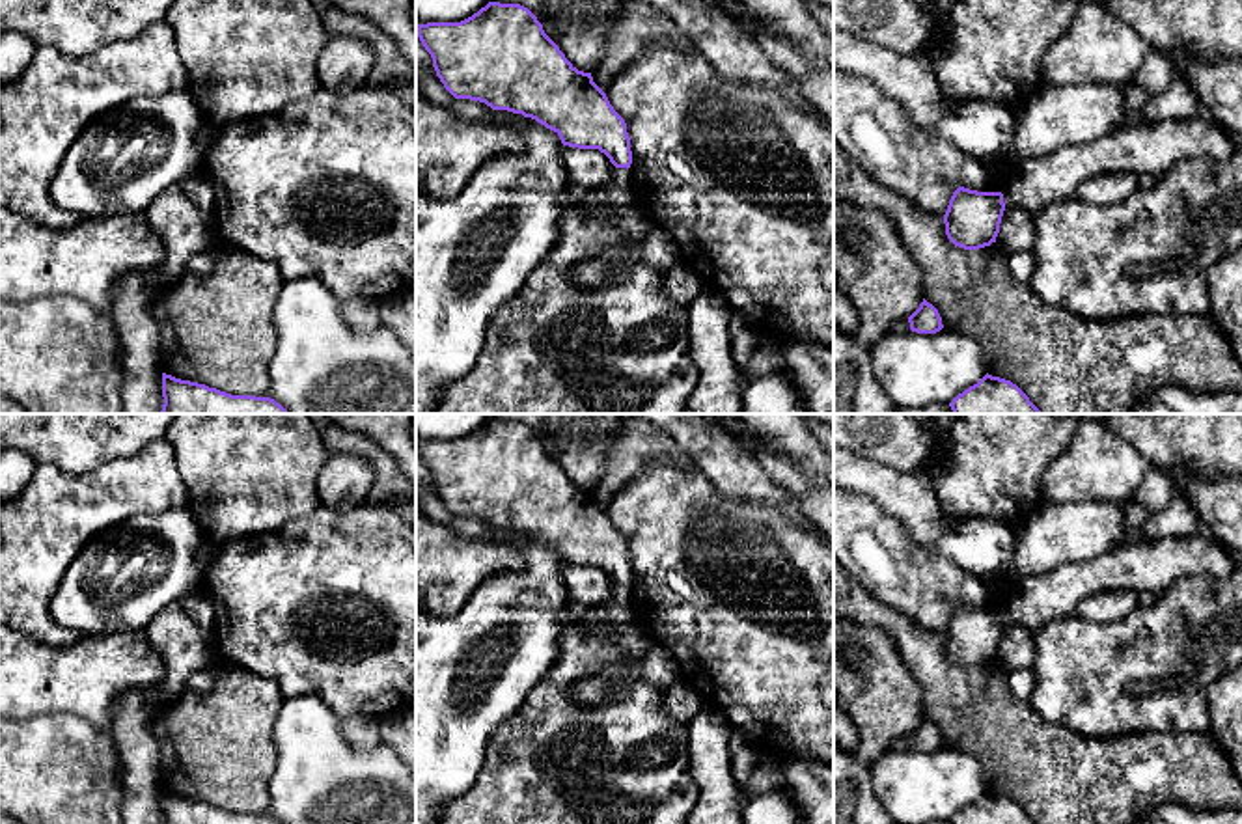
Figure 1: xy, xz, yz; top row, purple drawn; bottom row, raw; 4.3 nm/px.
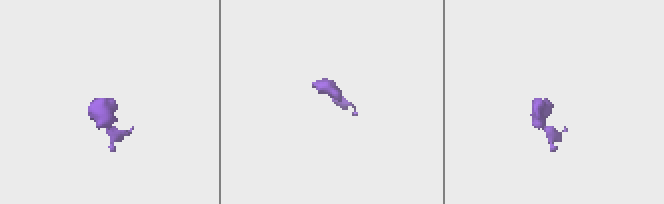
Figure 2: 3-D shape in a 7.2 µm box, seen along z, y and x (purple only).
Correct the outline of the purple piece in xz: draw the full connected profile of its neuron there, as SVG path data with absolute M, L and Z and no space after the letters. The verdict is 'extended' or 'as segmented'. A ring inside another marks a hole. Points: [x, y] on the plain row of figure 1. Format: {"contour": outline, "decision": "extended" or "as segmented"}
{"contour": "M489 419L461 440L418 442L418 455L433 475L436 494L455 516L522 531L554 548L563 563L599 567L610 576L615 584L612 597L604 604L586 608L584 628L589 634L608 634L634 621L628 587L632 569L625 537L593 500L591 490L578 488L565 475L528 425Z", "decision": "extended"}

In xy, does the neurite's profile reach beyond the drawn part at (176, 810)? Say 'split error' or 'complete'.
complete

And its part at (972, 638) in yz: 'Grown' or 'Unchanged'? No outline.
Grown

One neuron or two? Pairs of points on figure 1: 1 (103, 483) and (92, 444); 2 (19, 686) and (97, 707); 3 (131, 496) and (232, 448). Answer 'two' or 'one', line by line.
1: two
2: one
3: two

